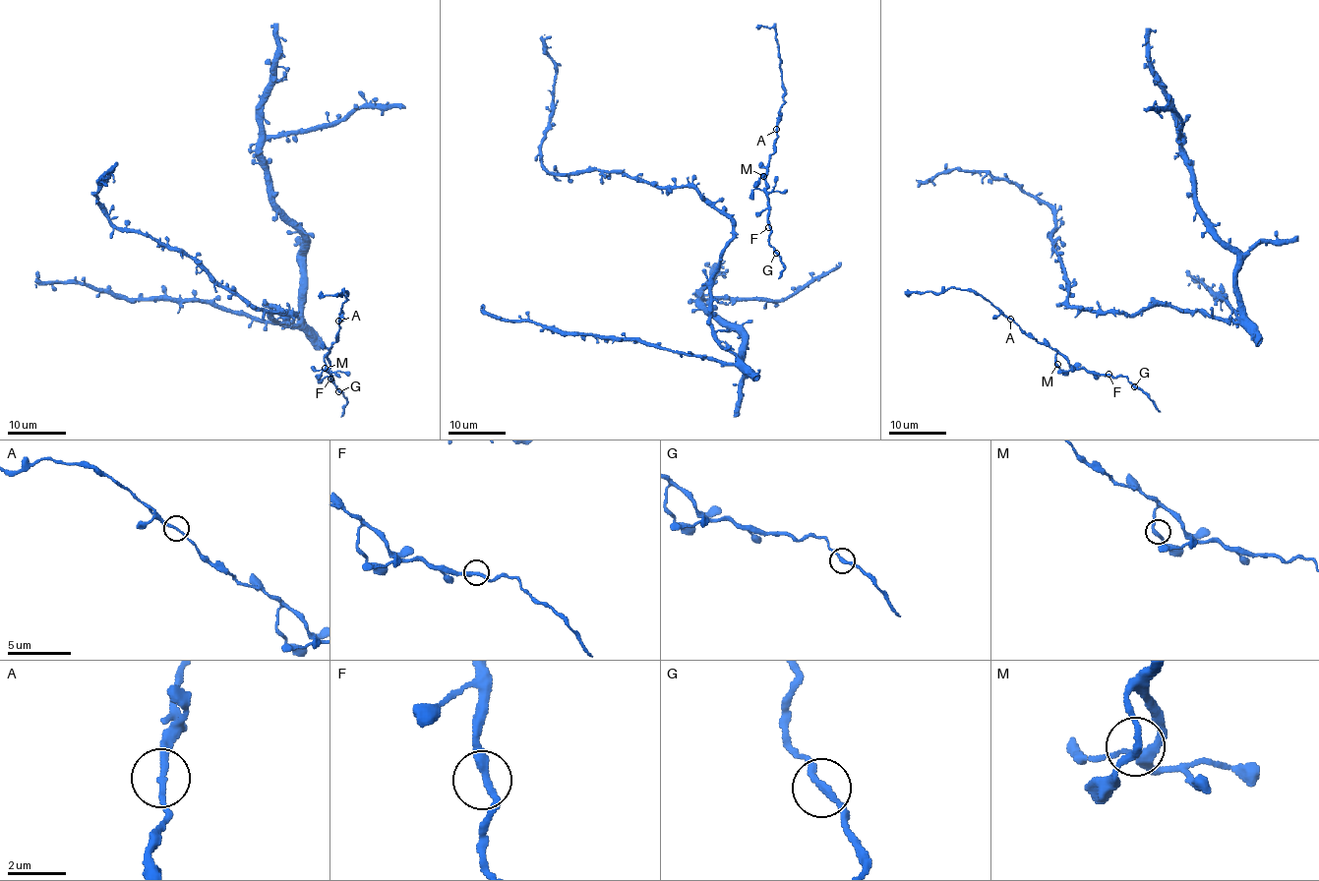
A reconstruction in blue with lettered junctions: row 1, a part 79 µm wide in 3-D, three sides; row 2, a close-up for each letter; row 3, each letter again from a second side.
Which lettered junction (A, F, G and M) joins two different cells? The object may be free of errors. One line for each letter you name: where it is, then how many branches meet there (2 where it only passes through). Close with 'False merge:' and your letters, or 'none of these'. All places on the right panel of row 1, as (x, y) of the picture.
False merge: none of these

